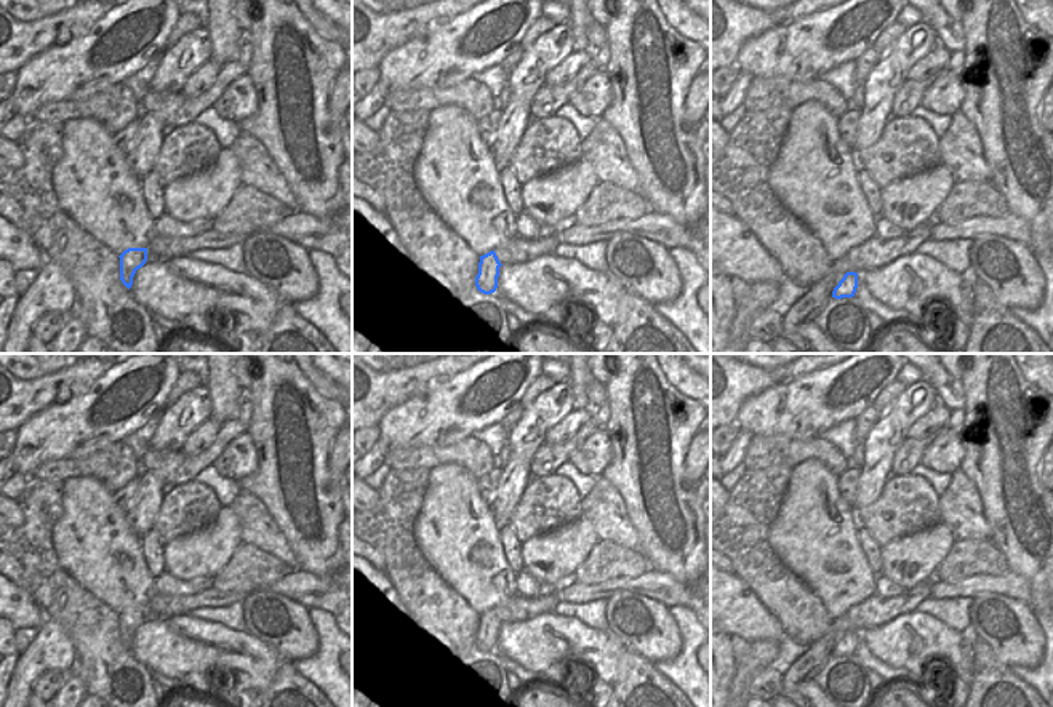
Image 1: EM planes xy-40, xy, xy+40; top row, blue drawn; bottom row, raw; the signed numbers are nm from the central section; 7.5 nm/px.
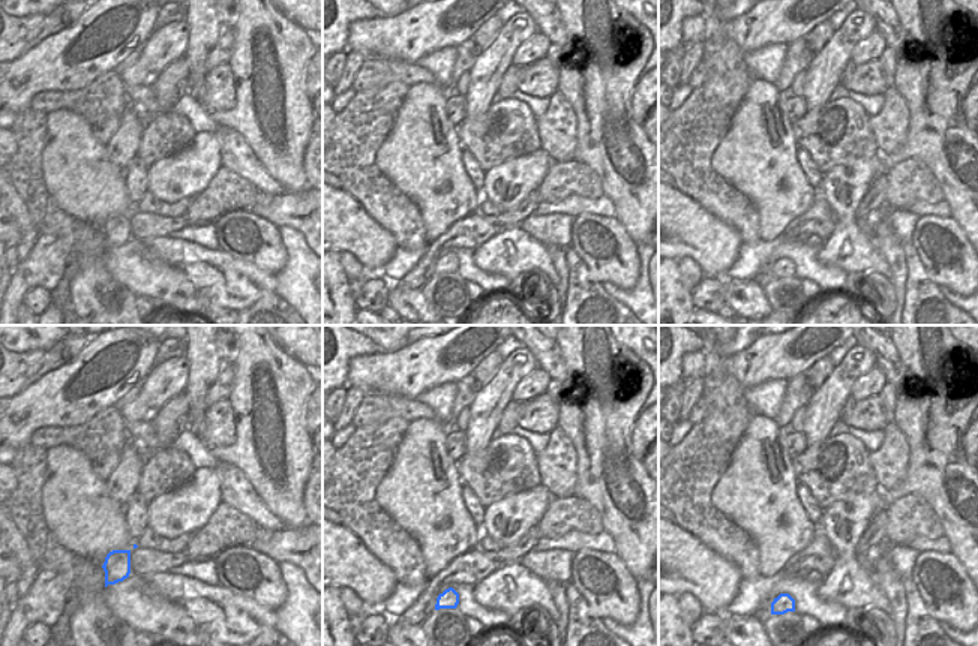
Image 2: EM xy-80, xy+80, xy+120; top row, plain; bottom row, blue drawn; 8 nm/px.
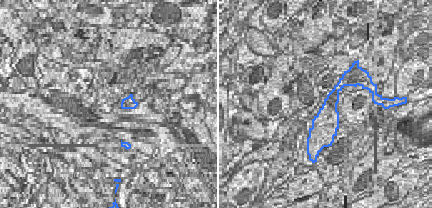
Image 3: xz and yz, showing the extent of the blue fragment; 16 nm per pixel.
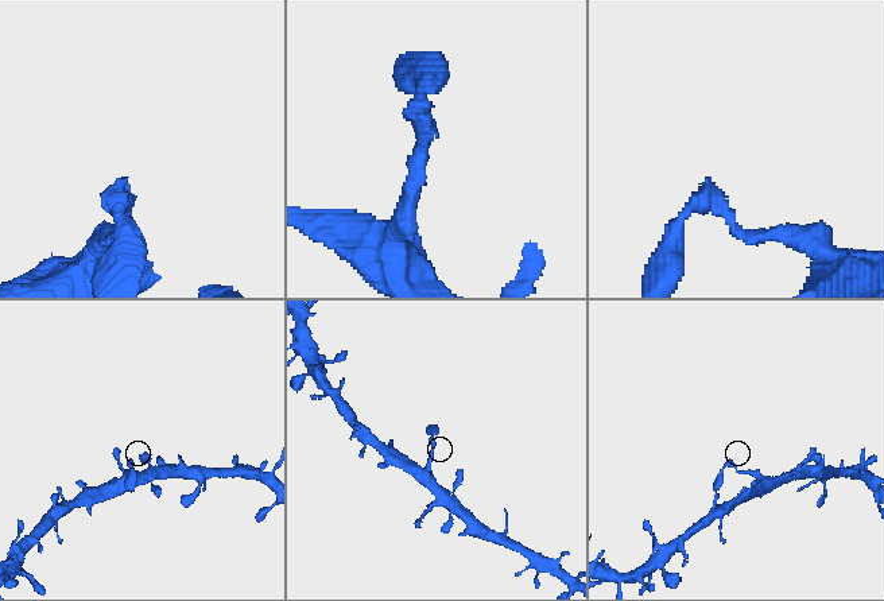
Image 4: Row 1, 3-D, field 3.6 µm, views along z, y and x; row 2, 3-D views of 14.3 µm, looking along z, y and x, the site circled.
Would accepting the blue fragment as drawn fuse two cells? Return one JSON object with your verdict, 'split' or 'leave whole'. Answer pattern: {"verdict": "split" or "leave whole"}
{"verdict": "leave whole"}

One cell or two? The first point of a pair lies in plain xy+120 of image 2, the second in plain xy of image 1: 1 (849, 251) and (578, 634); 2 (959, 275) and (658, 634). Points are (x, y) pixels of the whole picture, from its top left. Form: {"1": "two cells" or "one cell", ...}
{"1": "one cell", "2": "one cell"}

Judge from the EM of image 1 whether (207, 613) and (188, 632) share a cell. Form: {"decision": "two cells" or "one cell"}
{"decision": "two cells"}

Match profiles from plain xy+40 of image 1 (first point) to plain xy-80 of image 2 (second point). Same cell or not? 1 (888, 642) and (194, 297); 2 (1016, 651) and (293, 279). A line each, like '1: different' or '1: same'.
1: same
2: different

